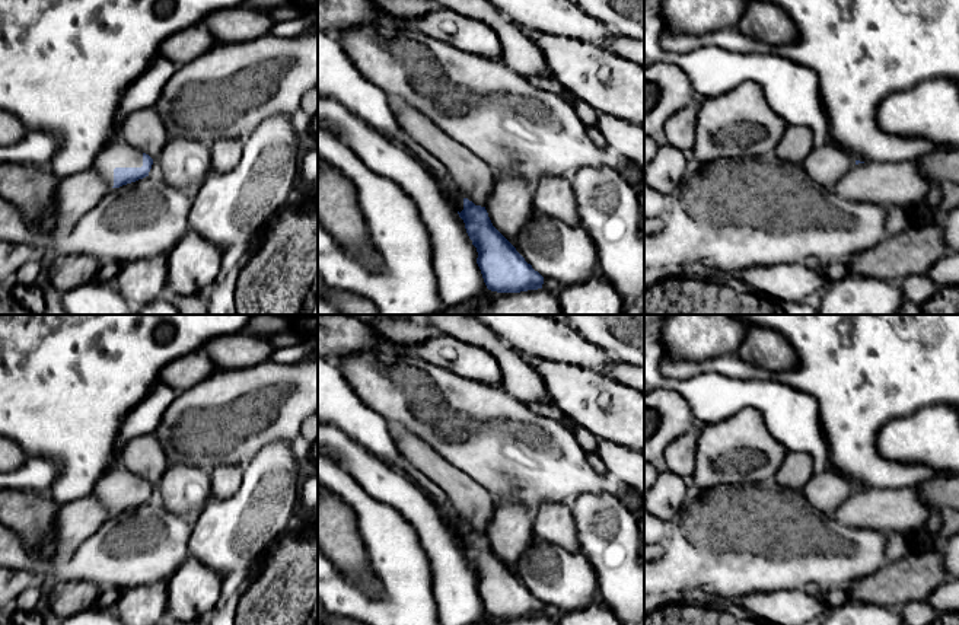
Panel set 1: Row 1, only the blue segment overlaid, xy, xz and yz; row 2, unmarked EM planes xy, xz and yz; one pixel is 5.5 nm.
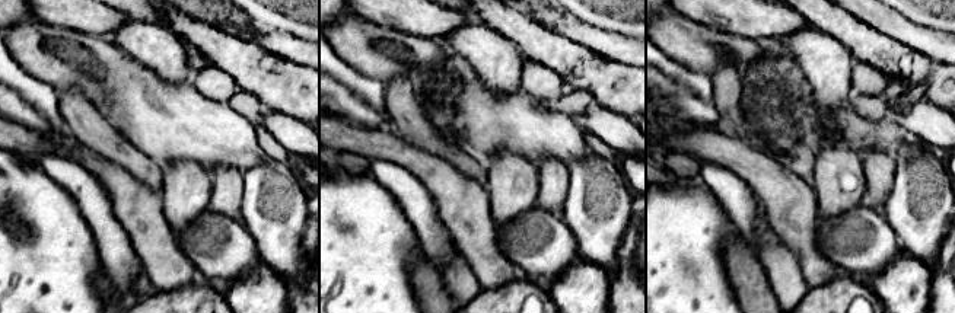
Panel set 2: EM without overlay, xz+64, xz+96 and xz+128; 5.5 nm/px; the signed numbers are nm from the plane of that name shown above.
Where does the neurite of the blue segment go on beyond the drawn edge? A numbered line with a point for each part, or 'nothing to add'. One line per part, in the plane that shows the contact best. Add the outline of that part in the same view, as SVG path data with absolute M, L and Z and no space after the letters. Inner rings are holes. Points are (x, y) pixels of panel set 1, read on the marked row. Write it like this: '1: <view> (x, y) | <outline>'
1: xy (117, 153) | M115 137L103 146L98 153L92 169L96 170L102 179L112 189L115 168L141 168L143 153L127 144L122 137Z

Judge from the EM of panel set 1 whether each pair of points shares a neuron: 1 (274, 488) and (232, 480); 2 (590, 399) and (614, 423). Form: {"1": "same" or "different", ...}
{"1": "different", "2": "same"}

